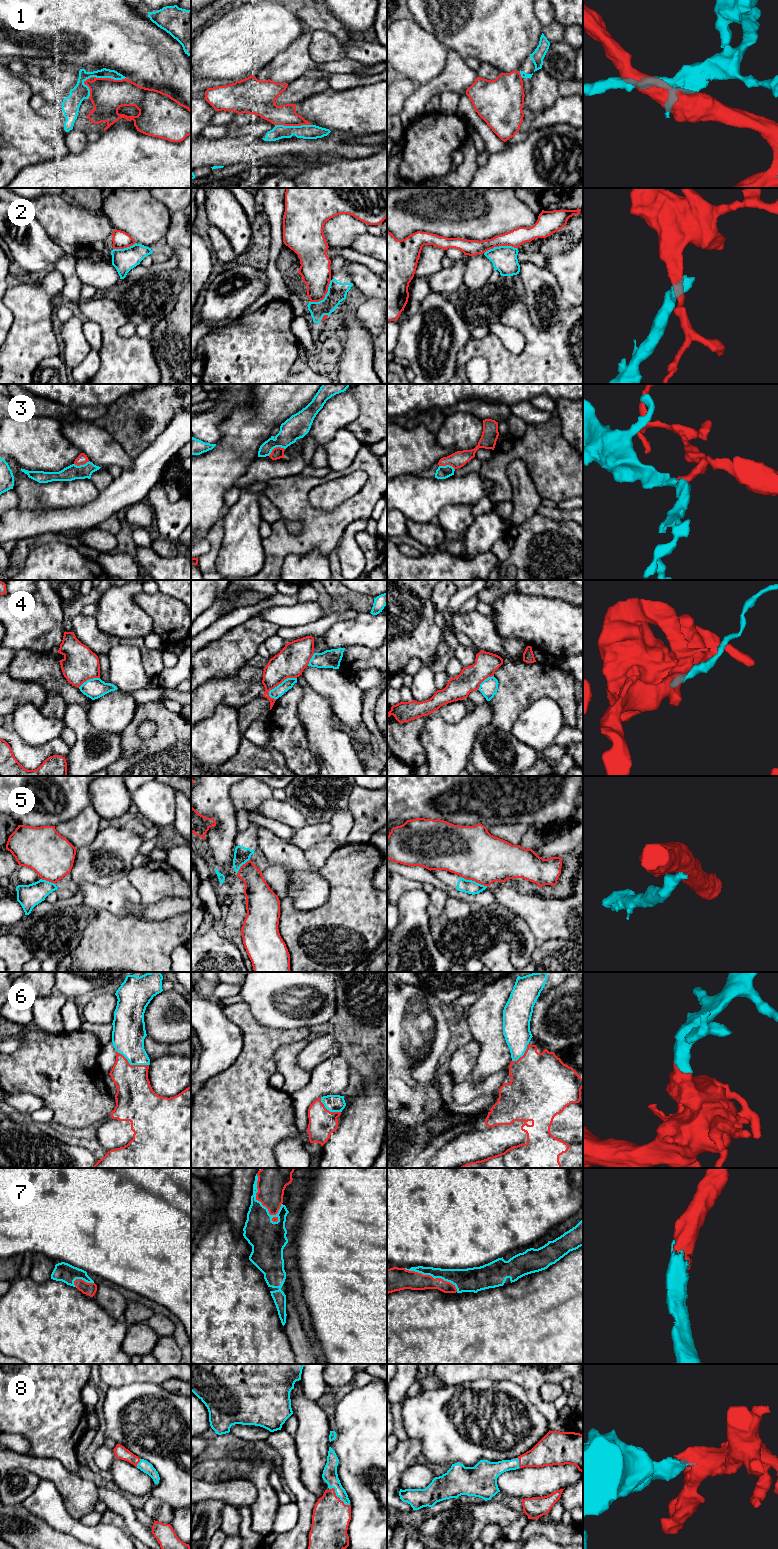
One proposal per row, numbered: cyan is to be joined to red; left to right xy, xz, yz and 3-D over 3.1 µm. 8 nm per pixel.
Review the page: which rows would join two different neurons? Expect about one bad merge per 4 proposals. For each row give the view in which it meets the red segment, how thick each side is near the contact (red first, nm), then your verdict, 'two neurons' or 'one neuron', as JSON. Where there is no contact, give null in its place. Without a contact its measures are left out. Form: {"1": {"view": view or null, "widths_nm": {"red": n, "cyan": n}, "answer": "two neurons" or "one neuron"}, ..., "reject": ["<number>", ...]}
{"1": {"view": "xy", "widths_nm": {"red": 280, "cyan": 130}, "answer": "two neurons"}, "2": {"view": "yz", "widths_nm": {"red": 140, "cyan": 200}, "answer": "two neurons"}, "3": {"view": "xz", "widths_nm": {"red": 90, "cyan": 190}, "answer": "two neurons"}, "4": {"view": "xz", "widths_nm": {"red": 240, "cyan": 90}, "answer": "two neurons"}, "5": {"view": "yz", "widths_nm": {"red": 420, "cyan": 110}, "answer": "two neurons"}, "6": {"view": "xy", "widths_nm": {"red": 300, "cyan": 260}, "answer": "one neuron"}, "7": {"view": "xz", "widths_nm": {"red": 260, "cyan": 260}, "answer": "one neuron"}, "8": {"view": "xz", "widths_nm": {"red": 300, "cyan": 120}, "answer": "one neuron"}, "reject": ["1", "2", "3", "4", "5"]}

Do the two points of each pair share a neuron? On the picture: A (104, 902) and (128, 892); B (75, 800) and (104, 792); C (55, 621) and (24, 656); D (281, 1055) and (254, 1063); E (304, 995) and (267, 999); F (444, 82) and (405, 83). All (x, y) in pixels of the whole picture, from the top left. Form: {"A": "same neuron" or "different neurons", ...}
{"A": "same neuron", "B": "different neurons", "C": "different neurons", "D": "different neurons", "E": "same neuron", "F": "different neurons"}

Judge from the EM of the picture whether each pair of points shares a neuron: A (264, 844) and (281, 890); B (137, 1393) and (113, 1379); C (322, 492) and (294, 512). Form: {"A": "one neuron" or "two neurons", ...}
{"A": "two neurons", "B": "two neurons", "C": "two neurons"}

